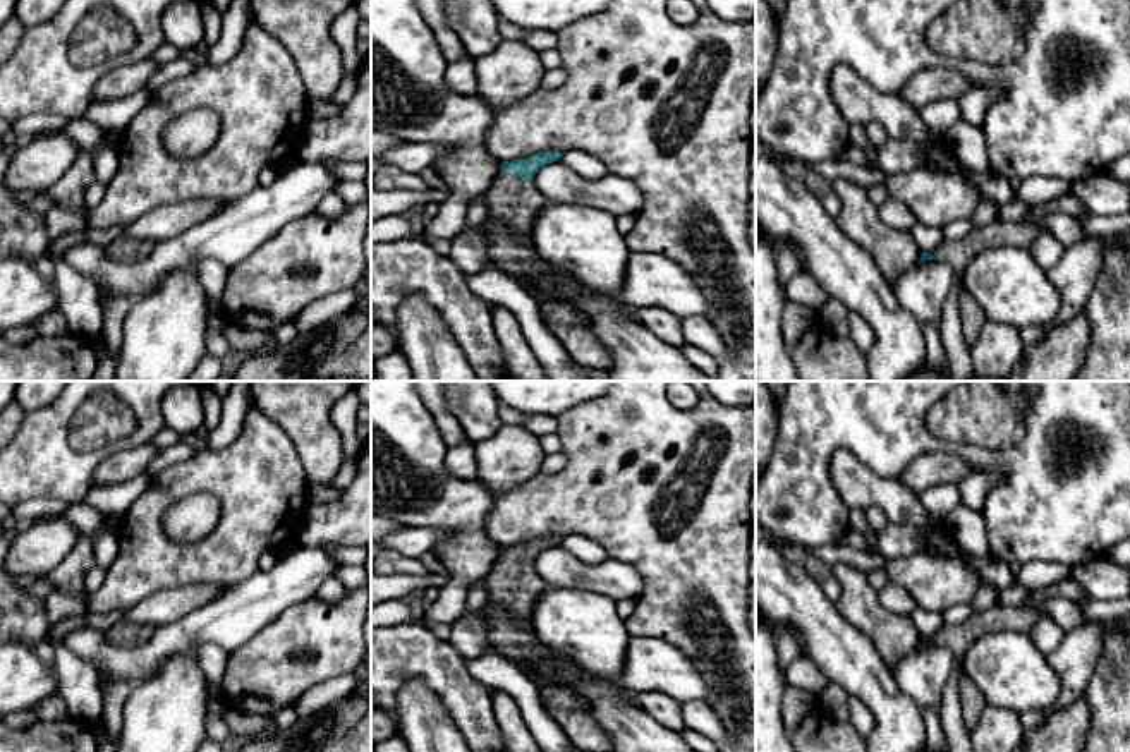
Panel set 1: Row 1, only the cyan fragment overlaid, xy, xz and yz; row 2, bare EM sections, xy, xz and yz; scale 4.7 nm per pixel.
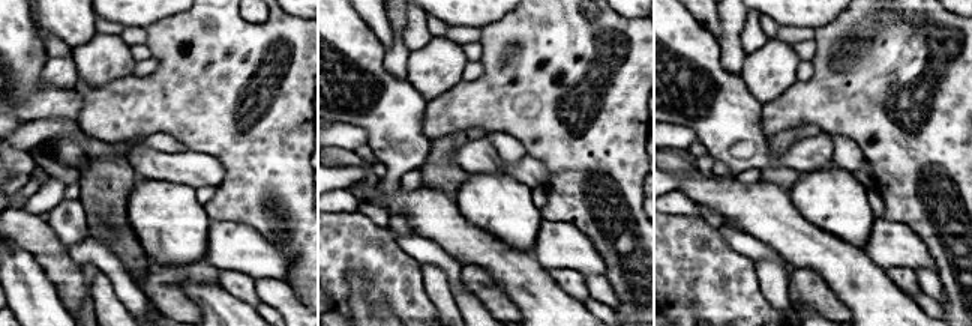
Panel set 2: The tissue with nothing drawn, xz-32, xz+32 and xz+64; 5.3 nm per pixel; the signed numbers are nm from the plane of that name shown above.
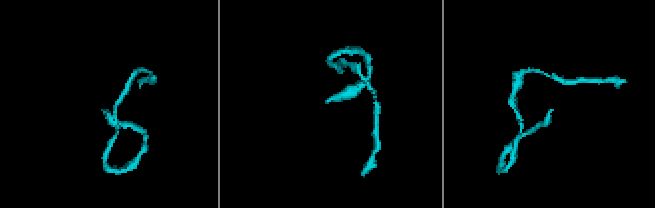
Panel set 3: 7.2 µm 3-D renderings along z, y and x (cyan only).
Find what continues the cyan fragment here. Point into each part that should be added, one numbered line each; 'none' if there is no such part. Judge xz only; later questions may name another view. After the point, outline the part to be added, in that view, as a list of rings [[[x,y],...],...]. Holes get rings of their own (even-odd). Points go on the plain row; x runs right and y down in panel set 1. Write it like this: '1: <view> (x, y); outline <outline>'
1: xz (510, 586); outline [[[501,556],[486,575],[484,585],[488,606],[508,611],[522,620],[529,630],[534,630],[532,613],[548,584],[531,563],[522,565],[517,558]]]

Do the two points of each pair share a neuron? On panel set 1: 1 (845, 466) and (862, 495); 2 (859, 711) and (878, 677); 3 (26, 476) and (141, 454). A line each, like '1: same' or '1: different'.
1: same
2: different
3: different

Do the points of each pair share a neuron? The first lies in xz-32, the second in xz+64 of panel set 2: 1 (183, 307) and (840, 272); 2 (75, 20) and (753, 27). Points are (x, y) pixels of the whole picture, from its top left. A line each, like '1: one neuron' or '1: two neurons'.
1: two neurons
2: one neuron

